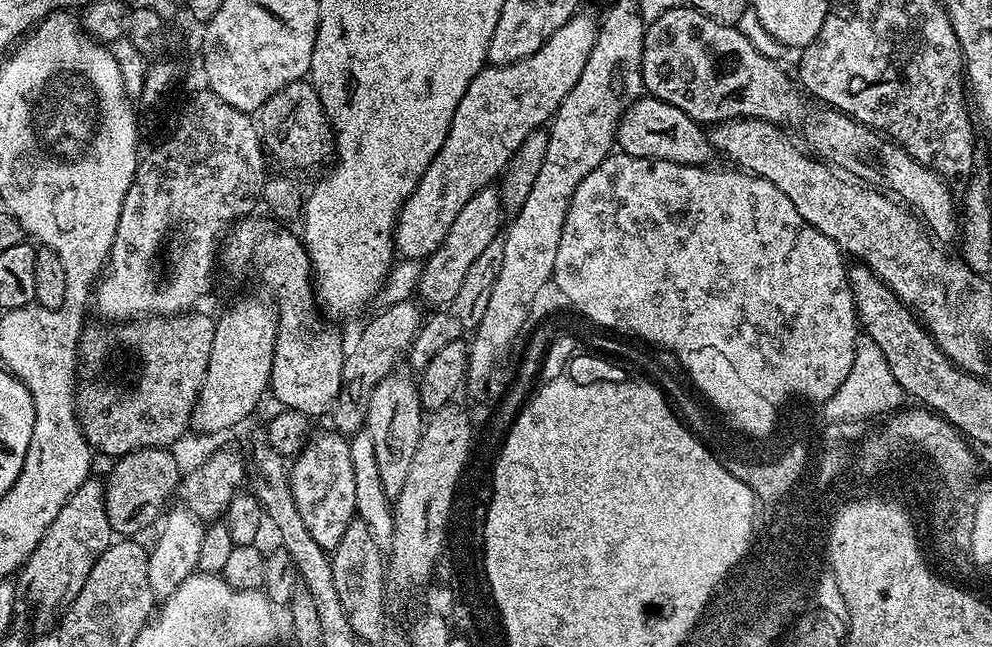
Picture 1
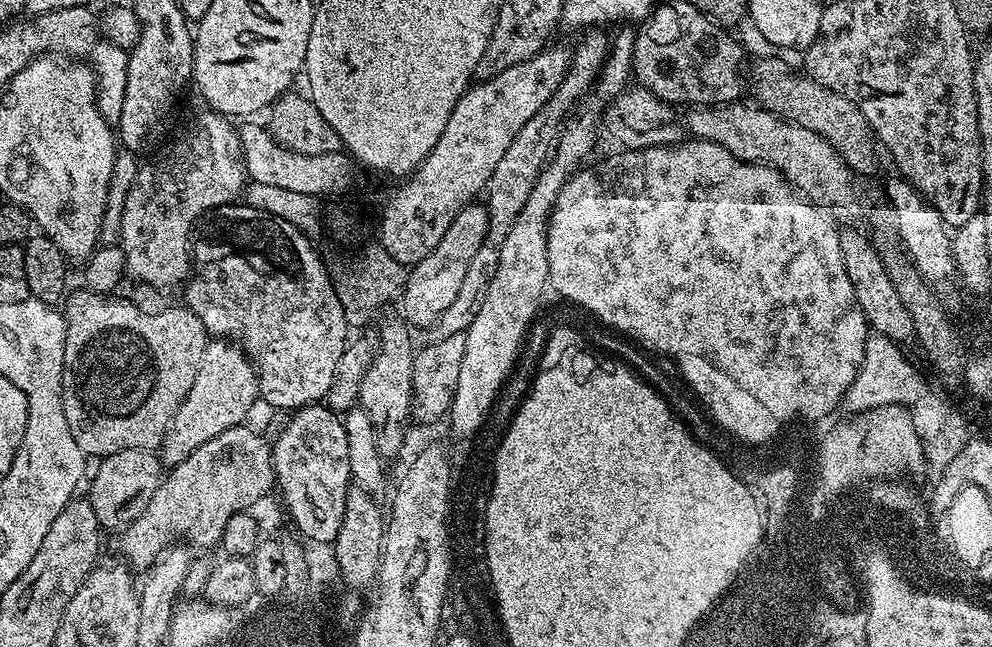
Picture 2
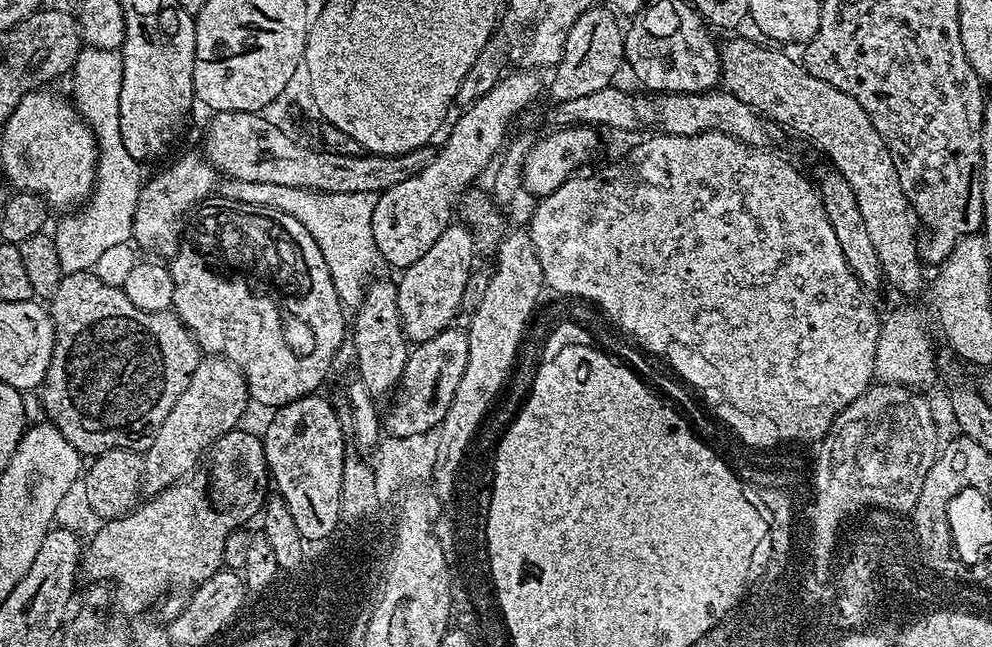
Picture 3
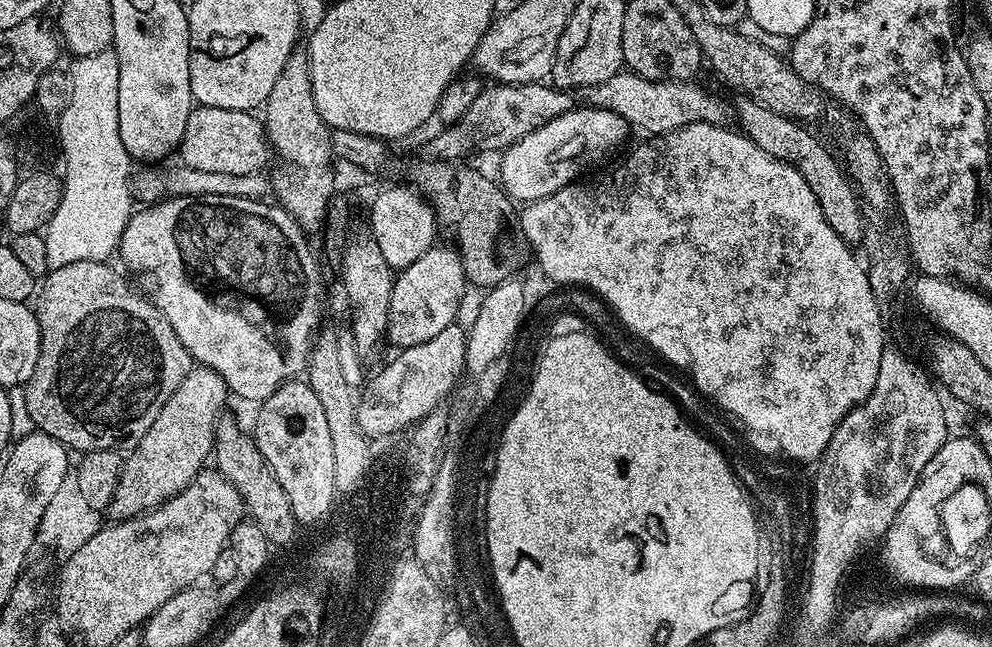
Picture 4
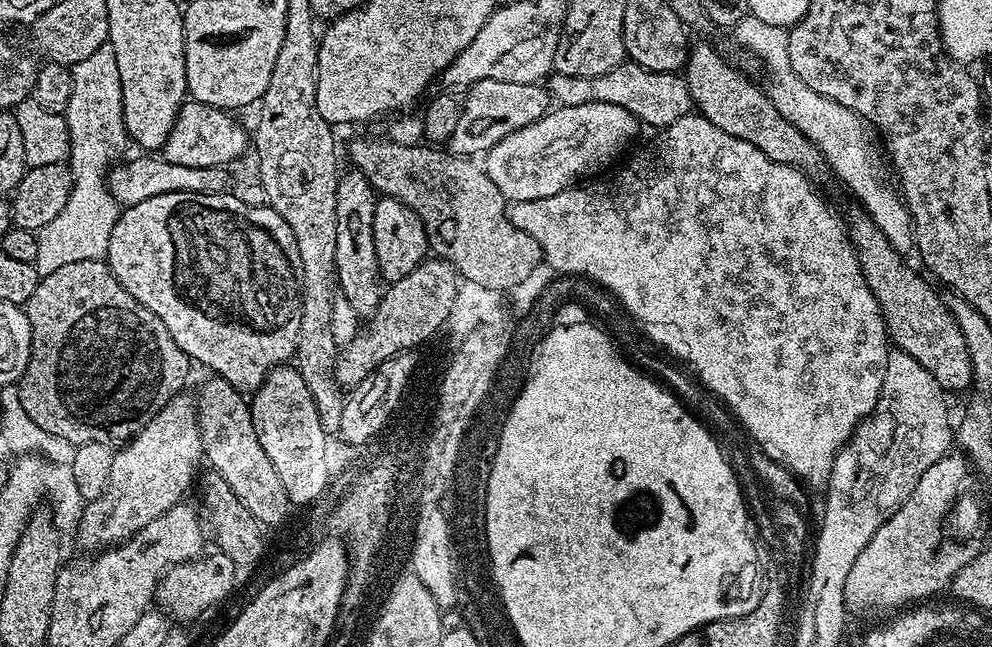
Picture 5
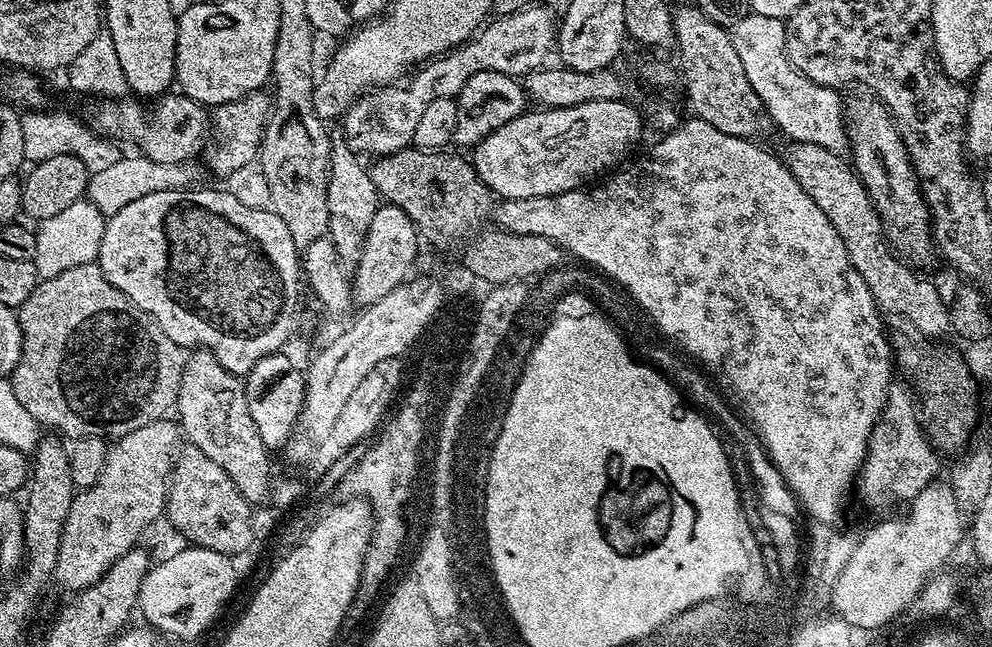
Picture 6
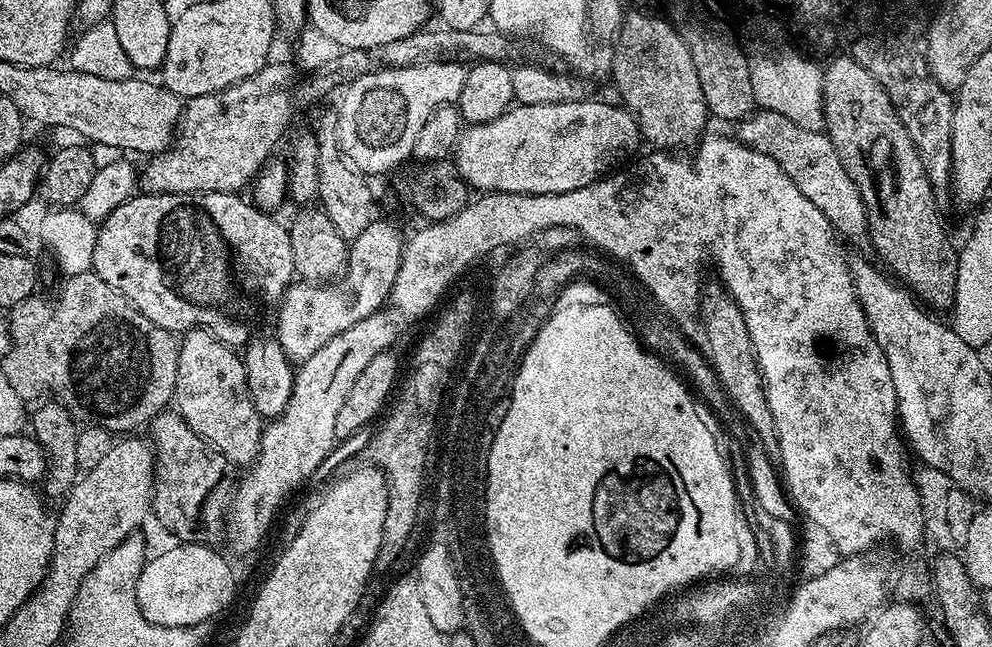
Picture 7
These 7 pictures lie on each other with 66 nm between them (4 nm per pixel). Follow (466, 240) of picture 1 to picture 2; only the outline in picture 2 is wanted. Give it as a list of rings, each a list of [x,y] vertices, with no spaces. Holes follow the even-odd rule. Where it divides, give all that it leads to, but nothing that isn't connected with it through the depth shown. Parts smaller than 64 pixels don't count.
[[[473,202],[464,207],[450,222],[450,230],[442,234],[442,242],[422,262],[411,265],[408,281],[404,287],[402,316],[413,329],[431,329],[442,318],[442,310],[454,302],[458,290],[462,287],[462,278],[466,278],[466,270],[474,254],[480,252],[482,242],[488,233],[488,210],[483,203]]]

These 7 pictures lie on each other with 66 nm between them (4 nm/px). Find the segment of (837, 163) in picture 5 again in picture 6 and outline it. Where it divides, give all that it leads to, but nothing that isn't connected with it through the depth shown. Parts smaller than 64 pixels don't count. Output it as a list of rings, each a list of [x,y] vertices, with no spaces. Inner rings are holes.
[[[749,12],[738,23],[731,25],[731,41],[734,50],[746,69],[746,78],[754,86],[754,94],[762,98],[773,125],[798,142],[810,142],[832,152],[843,153],[847,149],[848,134],[844,125],[843,101],[835,88],[812,83],[797,71],[785,53],[785,21]]]

